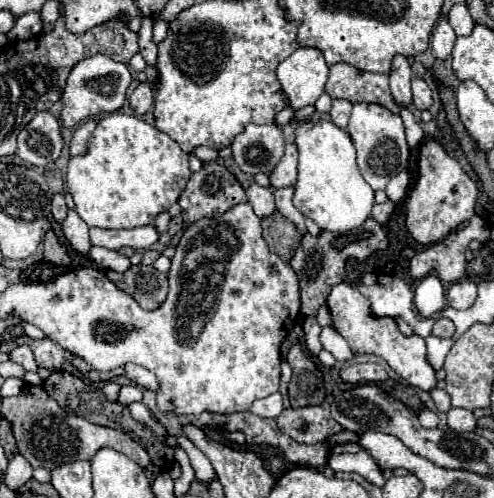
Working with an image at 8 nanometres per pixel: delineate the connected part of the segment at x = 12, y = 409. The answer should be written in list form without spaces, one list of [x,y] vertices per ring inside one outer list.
[[[25,384],[23,390],[17,396],[3,398],[1,418],[5,418],[11,424],[11,432],[17,440],[17,452],[33,468],[41,466],[41,468],[53,470],[53,468],[65,466],[73,460],[91,460],[99,448],[109,446],[117,452],[127,454],[137,464],[141,464],[141,468],[145,468],[149,480],[155,480],[155,476],[159,474],[159,468],[151,464],[147,452],[137,442],[133,442],[123,430],[97,426],[97,424],[91,424],[89,420],[85,420],[81,416],[65,412],[41,386]]]

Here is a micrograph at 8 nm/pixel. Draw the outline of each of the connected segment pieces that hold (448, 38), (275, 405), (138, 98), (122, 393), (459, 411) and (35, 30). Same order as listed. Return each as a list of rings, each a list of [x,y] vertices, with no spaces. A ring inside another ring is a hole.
[[[447,18],[439,20],[435,30],[433,30],[433,36],[431,36],[431,50],[433,50],[433,56],[439,58],[439,60],[445,60],[451,50],[453,50],[453,44],[455,44],[457,36],[449,24]]]
[[[275,392],[267,398],[255,400],[251,406],[251,412],[261,418],[277,418],[281,414],[281,410],[283,410],[283,396],[279,392]]]
[[[143,82],[129,96],[129,106],[135,116],[143,116],[151,108],[151,104],[153,104],[153,88],[147,82]]]
[[[129,384],[129,386],[121,386],[121,390],[119,390],[119,404],[131,404],[131,402],[137,402],[137,400],[141,400],[141,396],[143,396],[143,392],[137,388],[137,386],[133,386],[133,384]]]
[[[451,408],[447,414],[447,424],[455,432],[473,432],[477,428],[477,418],[471,410],[465,408]]]
[[[27,12],[23,16],[19,16],[17,24],[13,26],[13,30],[7,34],[9,40],[27,40],[37,36],[43,30],[43,20],[41,20],[41,12]]]

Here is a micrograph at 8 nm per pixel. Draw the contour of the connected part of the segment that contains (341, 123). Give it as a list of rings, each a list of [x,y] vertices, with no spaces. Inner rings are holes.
[[[339,98],[339,100],[333,100],[333,108],[331,108],[331,120],[339,126],[339,128],[347,128],[347,122],[349,122],[349,116],[351,116],[351,108],[353,104],[345,98]]]

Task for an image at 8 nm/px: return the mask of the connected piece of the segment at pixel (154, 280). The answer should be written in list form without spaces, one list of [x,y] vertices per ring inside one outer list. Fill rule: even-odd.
[[[137,264],[127,272],[107,272],[107,278],[123,292],[133,296],[143,310],[155,310],[167,298],[167,276],[153,266]]]

